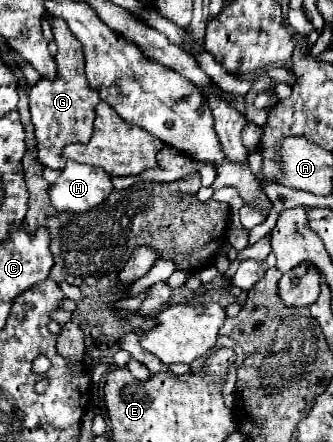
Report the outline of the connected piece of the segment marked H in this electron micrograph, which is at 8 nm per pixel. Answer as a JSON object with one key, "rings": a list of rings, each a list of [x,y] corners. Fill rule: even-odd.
{"rings":[[[68,161],[66,167],[60,171],[60,177],[50,185],[48,193],[50,193],[50,203],[58,211],[88,211],[88,209],[100,205],[112,193],[112,189],[114,187],[112,187],[110,175],[104,173],[104,169]]]}

